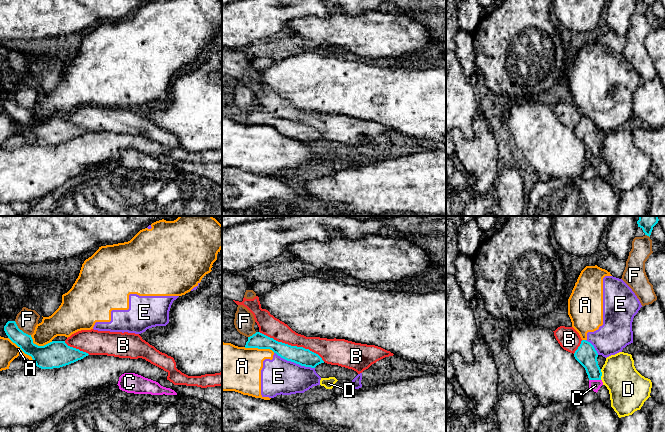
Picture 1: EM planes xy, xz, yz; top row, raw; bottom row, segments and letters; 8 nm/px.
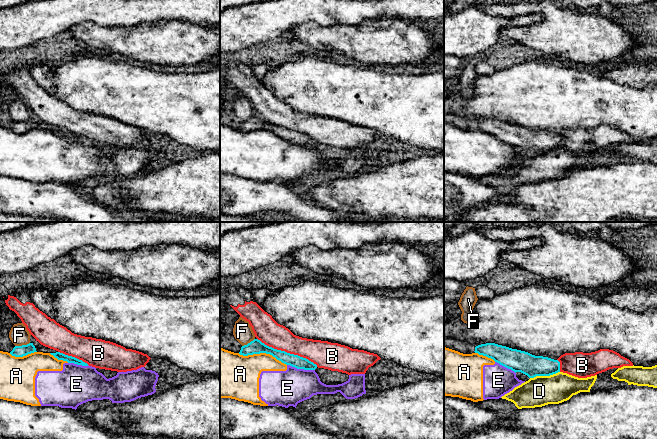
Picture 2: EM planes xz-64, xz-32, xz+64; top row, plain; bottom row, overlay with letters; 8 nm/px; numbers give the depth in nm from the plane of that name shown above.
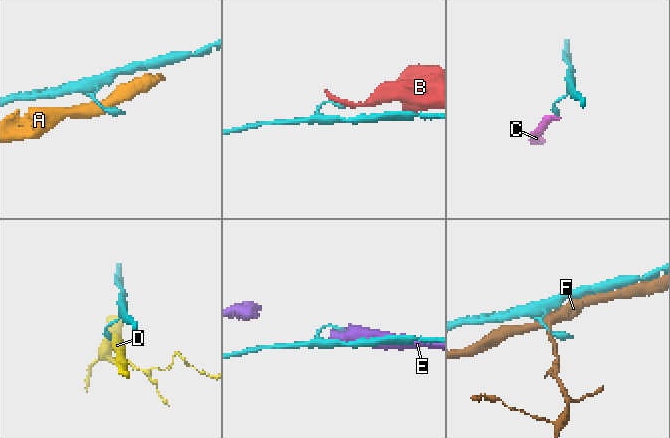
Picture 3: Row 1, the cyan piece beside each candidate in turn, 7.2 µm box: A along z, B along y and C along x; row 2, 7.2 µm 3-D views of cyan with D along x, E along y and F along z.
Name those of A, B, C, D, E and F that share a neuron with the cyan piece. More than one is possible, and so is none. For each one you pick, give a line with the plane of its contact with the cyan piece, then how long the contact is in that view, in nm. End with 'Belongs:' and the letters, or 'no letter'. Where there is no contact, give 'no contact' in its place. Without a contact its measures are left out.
Belongs: no letter

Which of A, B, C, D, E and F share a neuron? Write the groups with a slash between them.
A E F / B / C / D

